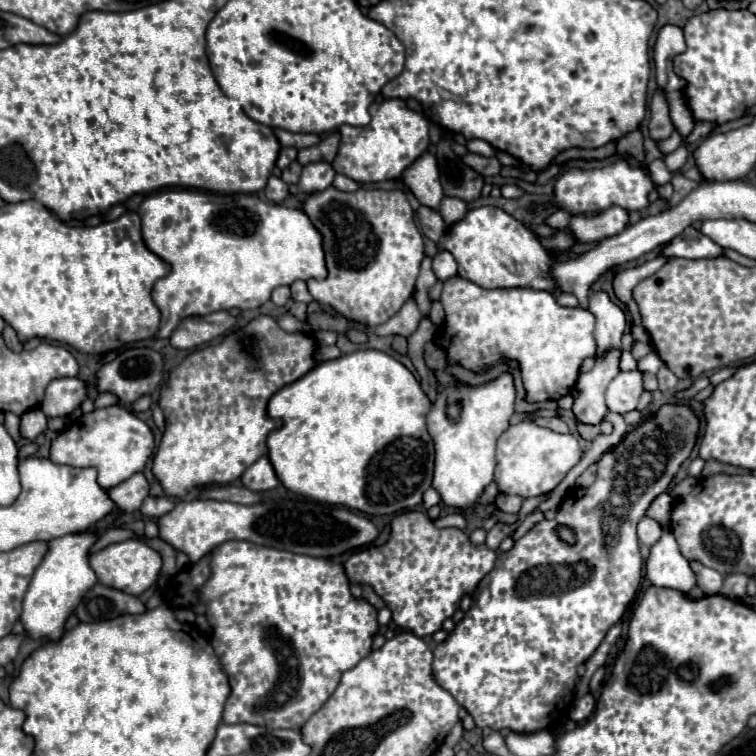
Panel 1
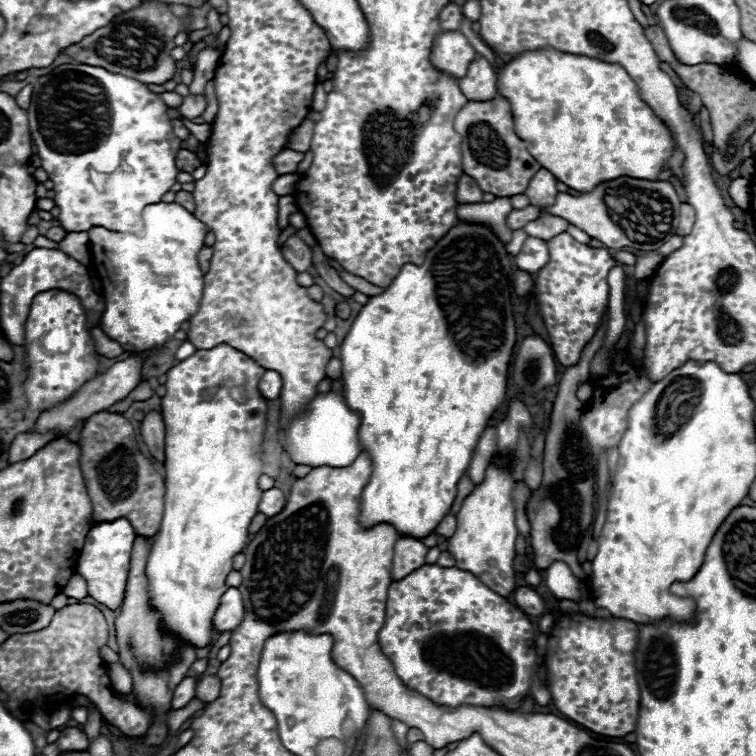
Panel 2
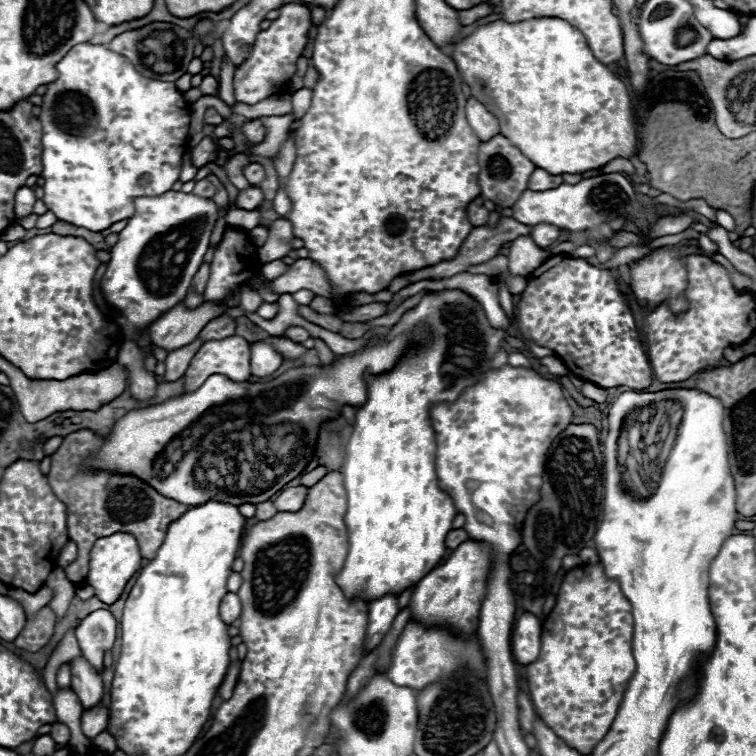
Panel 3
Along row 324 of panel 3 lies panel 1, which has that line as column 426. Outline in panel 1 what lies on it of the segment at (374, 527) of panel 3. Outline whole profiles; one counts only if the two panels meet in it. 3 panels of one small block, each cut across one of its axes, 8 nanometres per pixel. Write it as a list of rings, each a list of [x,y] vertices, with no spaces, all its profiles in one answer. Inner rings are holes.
[[[358,350],[358,352],[352,352],[352,354],[344,354],[336,360],[326,360],[322,364],[318,364],[306,376],[302,376],[300,380],[284,386],[282,390],[278,390],[272,396],[272,400],[268,404],[268,414],[272,418],[280,418],[282,428],[274,430],[268,436],[268,456],[274,464],[274,470],[280,478],[280,482],[290,492],[304,494],[308,498],[328,502],[328,504],[342,504],[346,508],[360,510],[360,512],[370,514],[370,516],[384,516],[384,514],[396,514],[396,512],[402,512],[402,510],[414,510],[416,506],[422,504],[422,494],[432,486],[432,474],[434,474],[434,444],[432,444],[432,438],[426,430],[428,410],[430,410],[430,400],[424,394],[420,382],[394,356],[390,356],[386,352],[380,352],[380,350]]]

